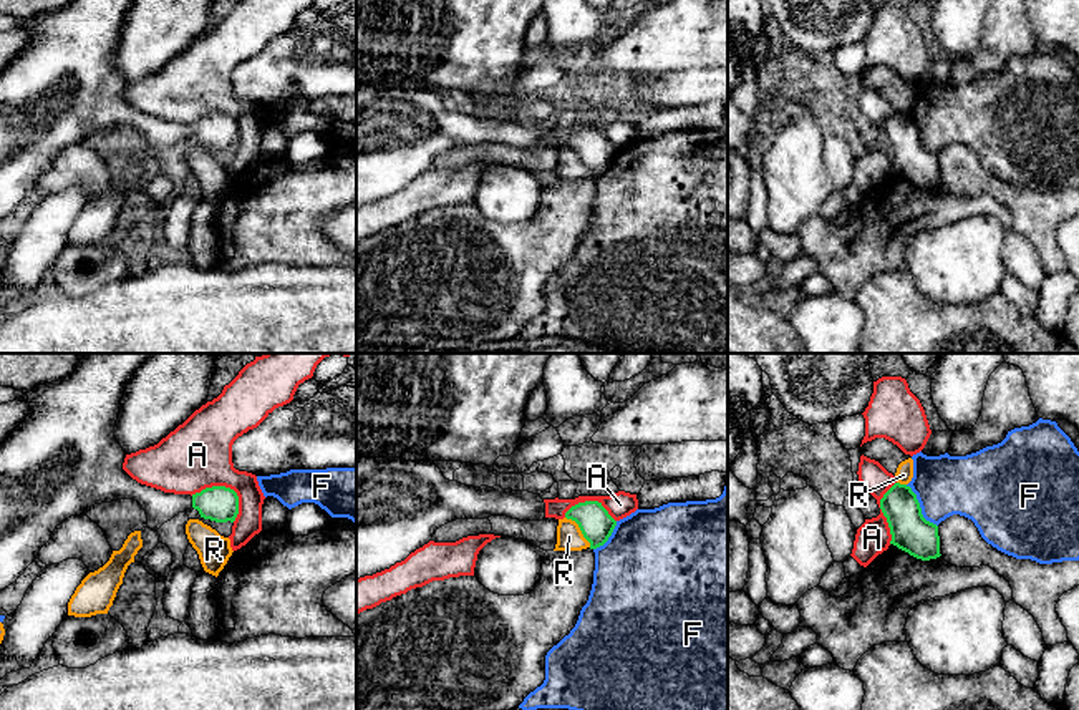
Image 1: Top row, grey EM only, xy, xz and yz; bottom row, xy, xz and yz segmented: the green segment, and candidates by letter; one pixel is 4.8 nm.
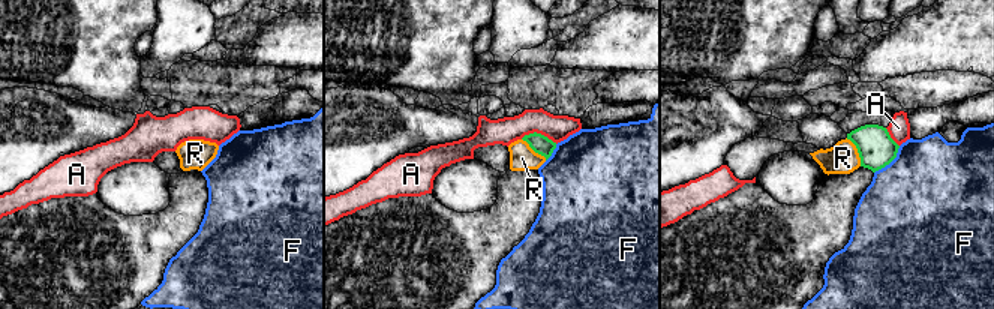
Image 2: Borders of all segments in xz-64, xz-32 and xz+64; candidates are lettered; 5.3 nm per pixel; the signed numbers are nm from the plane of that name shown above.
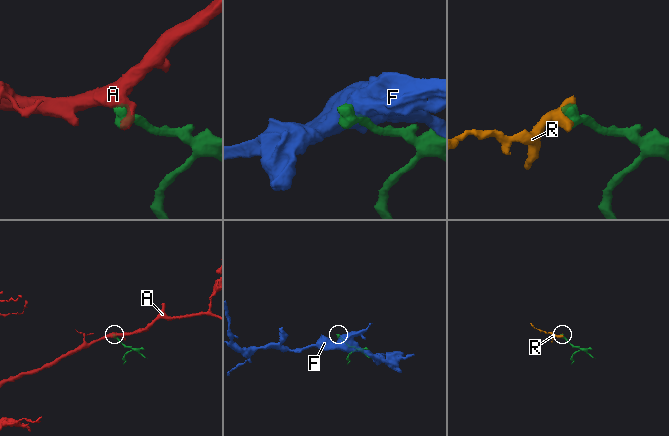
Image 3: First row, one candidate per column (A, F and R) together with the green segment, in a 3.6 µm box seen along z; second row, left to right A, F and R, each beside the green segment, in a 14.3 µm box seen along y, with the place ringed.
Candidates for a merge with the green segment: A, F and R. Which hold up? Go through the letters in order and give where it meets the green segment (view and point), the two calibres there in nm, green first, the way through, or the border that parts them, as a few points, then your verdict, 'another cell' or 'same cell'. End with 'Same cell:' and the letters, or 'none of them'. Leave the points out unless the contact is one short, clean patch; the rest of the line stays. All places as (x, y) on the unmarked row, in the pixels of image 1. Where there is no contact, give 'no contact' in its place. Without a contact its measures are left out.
A: contact xy (224, 115); calibres 170 and 320 nm; border xy (191, 123), (212, 115), (229, 115), (237, 125), (239, 141); another cell
F: contact yz (919, 135); calibres 190 and 300 nm; another cell
R: contact xz (580, 158); calibres 160 and 130 nm; border xz (566, 145), (577, 153), (590, 175); another cell
Same cell: none of them

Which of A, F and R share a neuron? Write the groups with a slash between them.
A / F / R

